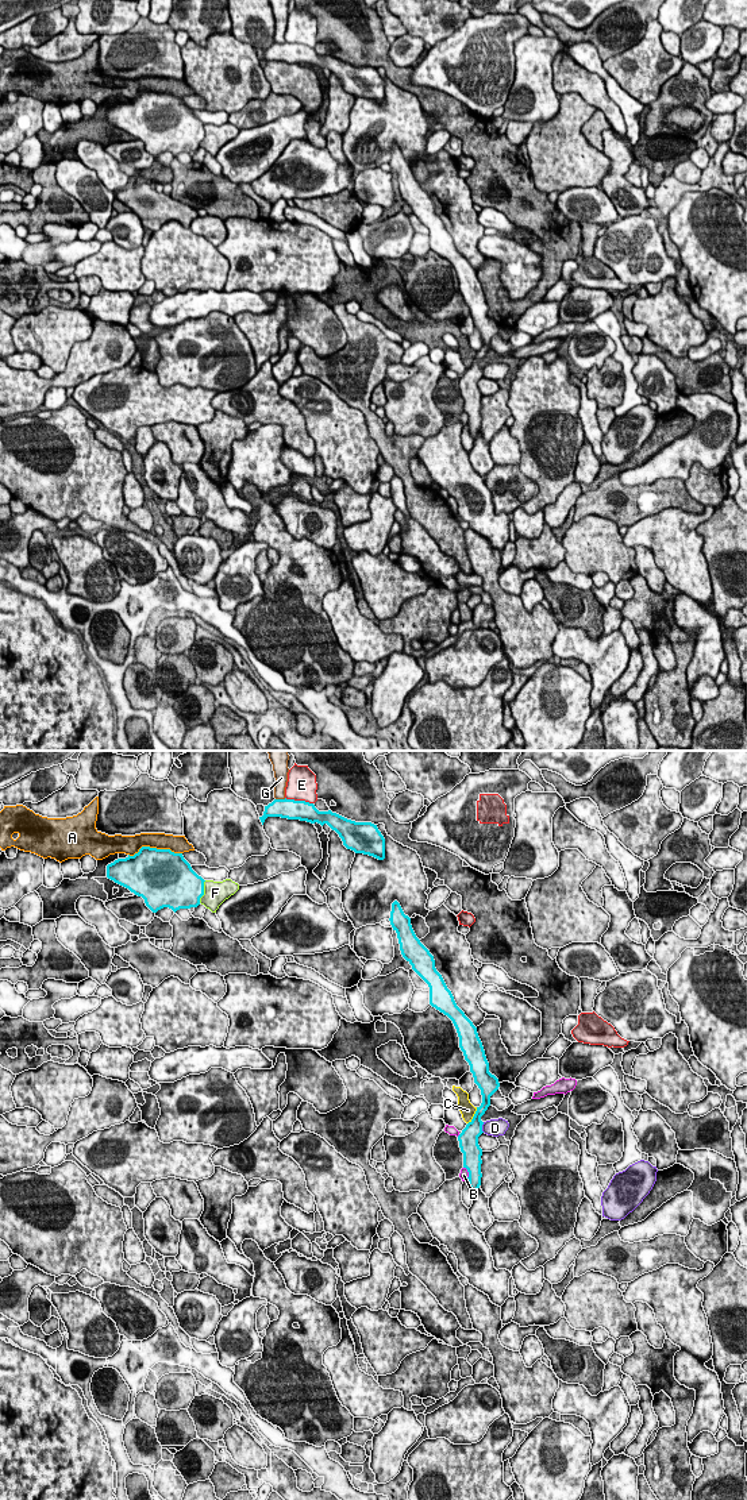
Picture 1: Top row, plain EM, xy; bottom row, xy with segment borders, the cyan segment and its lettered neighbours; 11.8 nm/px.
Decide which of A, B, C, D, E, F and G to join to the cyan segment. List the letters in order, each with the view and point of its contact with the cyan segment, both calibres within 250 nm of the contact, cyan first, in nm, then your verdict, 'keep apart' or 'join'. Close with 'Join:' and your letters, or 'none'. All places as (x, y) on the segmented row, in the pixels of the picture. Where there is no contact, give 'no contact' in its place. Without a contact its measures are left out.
A: meets cyan in xy at (154, 848); 500 nm thick on the cyan side, 190 nm on the other; keep apart
B: meets cyan in xy at (469, 1173); 220 nm thick on the cyan side, 120 nm on the other; keep apart
C: meets cyan in xy at (474, 1115); 220 nm thick on the cyan side, 180 nm on the other; keep apart
D: meets cyan in xy at (481, 1128); 220 nm thick on the cyan side, 200 nm on the other; keep apart
E: meets cyan in xy at (299, 801); 240 nm thick on the cyan side, 360 nm on the other; keep apart
F: meets cyan in xy at (203, 891); 480 nm thick on the cyan side, 280 nm on the other; keep apart
G: meets cyan in xy at (280, 799); 240 nm thick on the cyan side, 140 nm on the other; keep apart
Join: none

